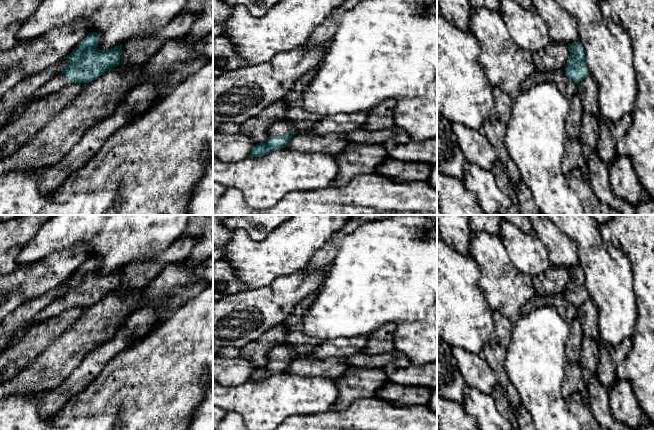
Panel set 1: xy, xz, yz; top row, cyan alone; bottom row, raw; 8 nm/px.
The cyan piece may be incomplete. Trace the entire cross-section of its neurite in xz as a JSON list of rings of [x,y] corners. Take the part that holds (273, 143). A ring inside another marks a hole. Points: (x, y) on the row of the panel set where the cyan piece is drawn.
[[[286,120],[273,124],[268,130],[269,138],[260,144],[256,144],[251,152],[251,157],[258,157],[269,152],[284,149],[290,139],[297,134],[294,131],[294,123]]]

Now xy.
[[[89,33],[66,58],[67,65],[61,74],[54,76],[39,88],[29,102],[57,93],[72,83],[88,84],[108,69],[116,67],[121,59],[122,44],[106,51],[97,48],[100,34]]]

